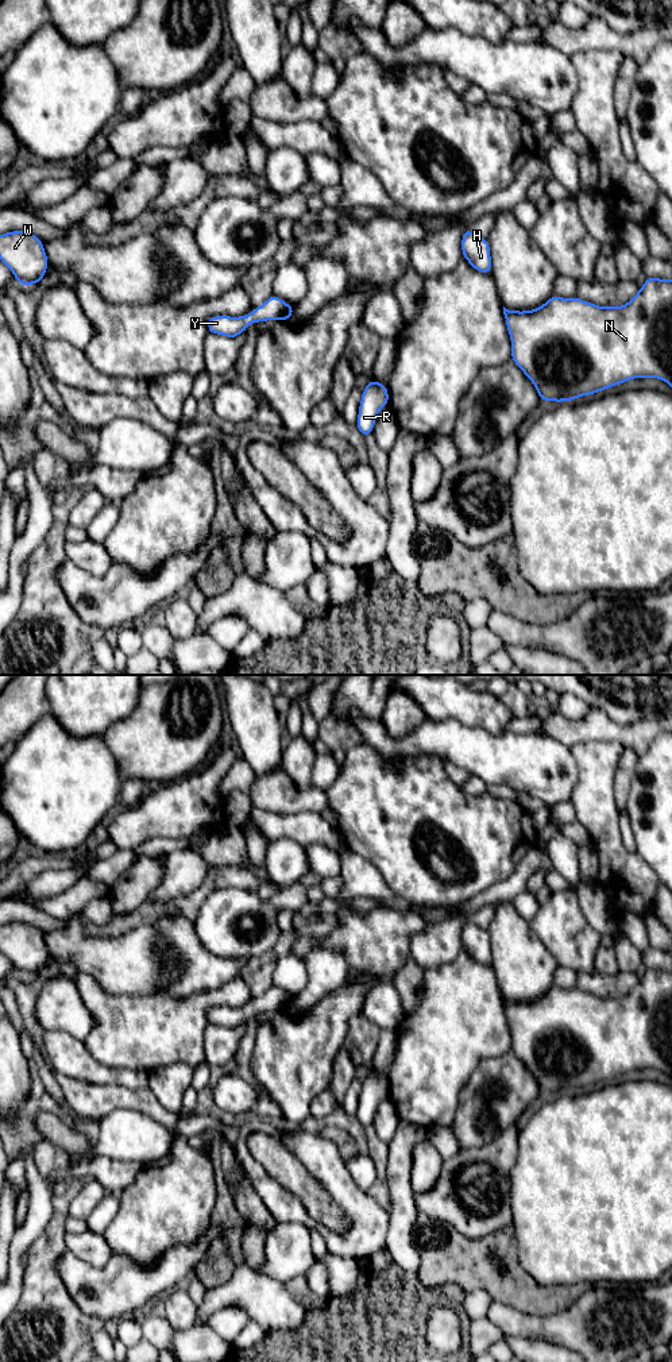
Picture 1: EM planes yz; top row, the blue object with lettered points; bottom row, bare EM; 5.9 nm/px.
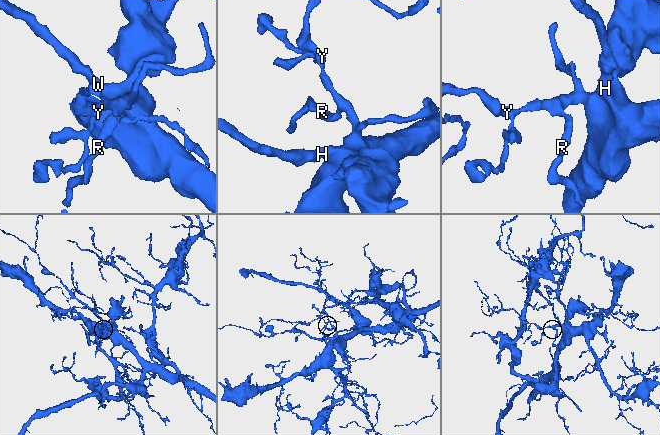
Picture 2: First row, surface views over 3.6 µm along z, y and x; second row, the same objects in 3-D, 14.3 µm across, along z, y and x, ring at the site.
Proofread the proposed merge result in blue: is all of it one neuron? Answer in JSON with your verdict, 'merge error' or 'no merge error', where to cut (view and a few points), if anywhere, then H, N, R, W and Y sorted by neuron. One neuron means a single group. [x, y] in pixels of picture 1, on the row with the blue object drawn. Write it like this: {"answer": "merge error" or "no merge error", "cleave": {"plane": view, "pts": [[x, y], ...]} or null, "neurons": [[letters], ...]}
{"answer": "no merge error", "cleave": null, "neurons": [["H", "N", "R", "W", "Y"]]}

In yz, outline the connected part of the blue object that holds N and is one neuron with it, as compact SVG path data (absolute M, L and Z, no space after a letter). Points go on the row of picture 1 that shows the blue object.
M646 277L637 294L622 306L598 306L580 298L556 294L533 310L503 306L511 340L511 360L534 385L540 401L573 401L578 397L625 383L633 378L659 378L672 387L672 279Z

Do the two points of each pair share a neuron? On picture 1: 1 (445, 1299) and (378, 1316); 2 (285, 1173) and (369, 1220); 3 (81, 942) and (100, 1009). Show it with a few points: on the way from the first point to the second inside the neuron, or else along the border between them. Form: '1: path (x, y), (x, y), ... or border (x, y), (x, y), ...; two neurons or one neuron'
1: path (429, 1299), (402, 1303), (394, 1311); one neuron
2: border (315, 1180), (347, 1218), (347, 1233); two neurons
3: border (77, 972), (87, 972), (104, 990), (118, 994); two neurons

